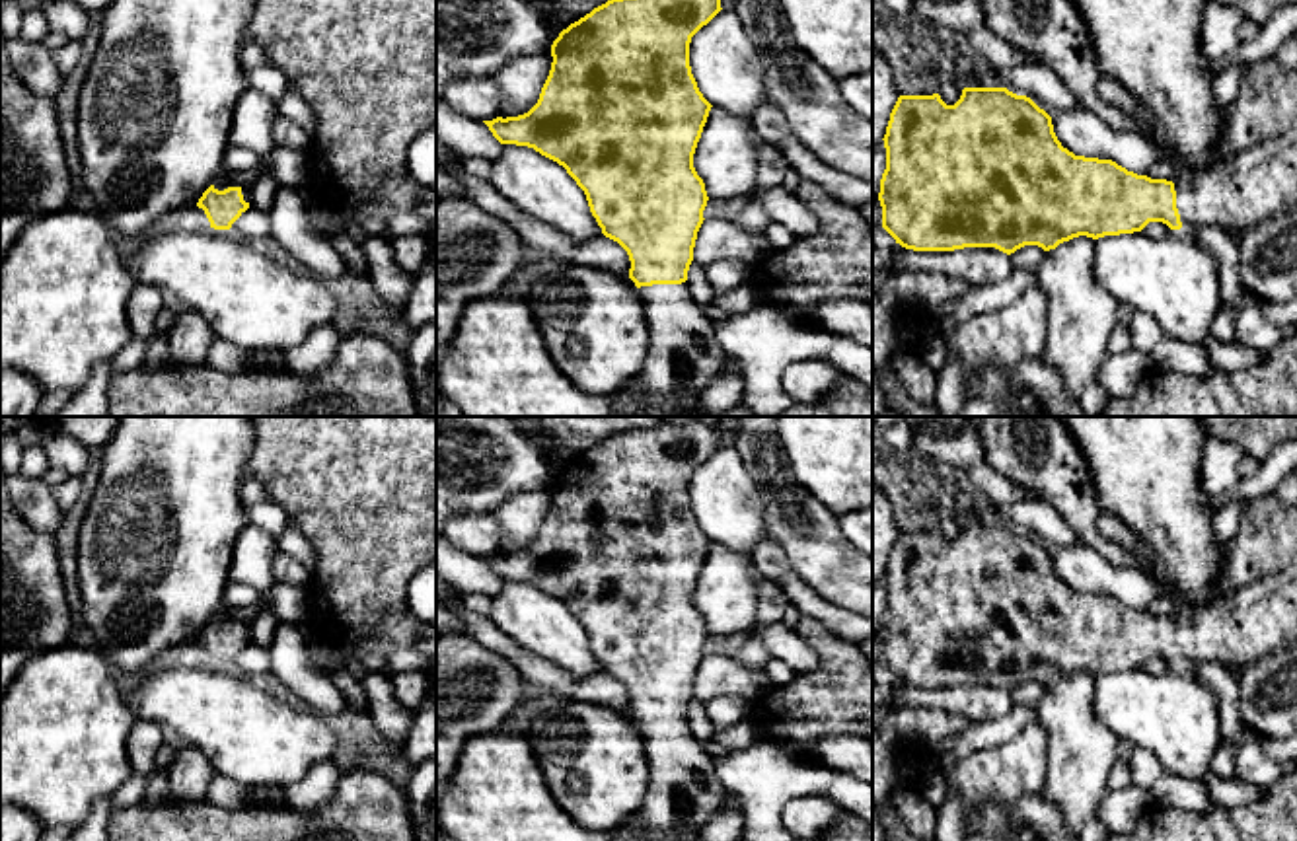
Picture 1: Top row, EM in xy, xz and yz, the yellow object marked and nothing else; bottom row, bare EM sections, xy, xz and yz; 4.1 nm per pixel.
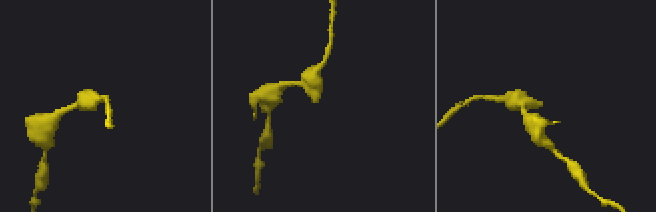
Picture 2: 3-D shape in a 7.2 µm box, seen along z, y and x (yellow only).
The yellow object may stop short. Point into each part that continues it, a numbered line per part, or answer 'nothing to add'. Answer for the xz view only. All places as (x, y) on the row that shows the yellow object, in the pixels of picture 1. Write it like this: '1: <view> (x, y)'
1: xz (684, 355)

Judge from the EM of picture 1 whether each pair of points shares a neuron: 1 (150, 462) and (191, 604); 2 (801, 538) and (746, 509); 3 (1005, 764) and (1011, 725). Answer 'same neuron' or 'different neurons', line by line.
1: same neuron
2: different neurons
3: different neurons

